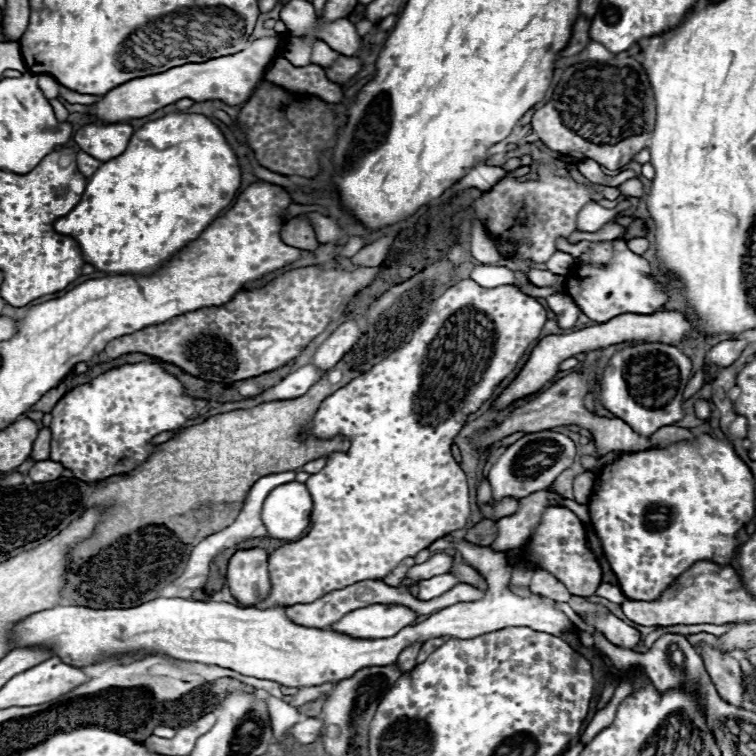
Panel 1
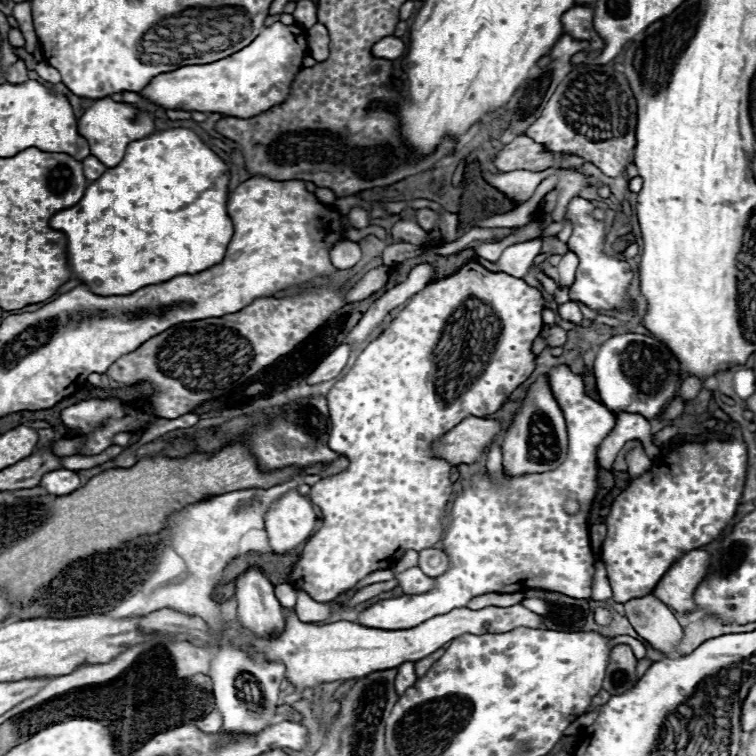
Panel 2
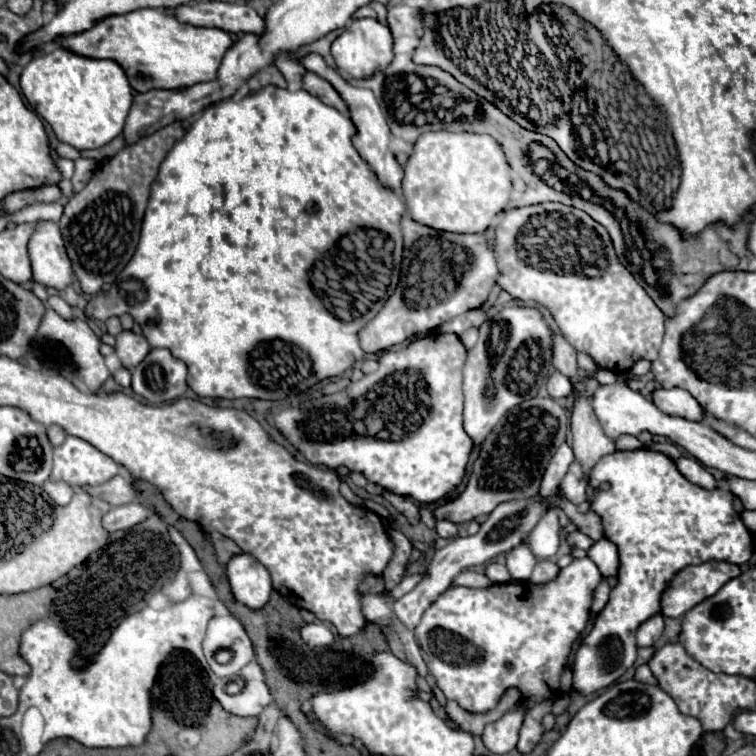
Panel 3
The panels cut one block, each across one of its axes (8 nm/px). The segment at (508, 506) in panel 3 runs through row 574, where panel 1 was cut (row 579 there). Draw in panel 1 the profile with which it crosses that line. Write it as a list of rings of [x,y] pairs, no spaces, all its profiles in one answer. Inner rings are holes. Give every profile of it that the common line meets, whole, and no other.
[[[440,574],[440,576],[428,578],[428,580],[420,580],[418,582],[418,588],[420,588],[418,598],[420,600],[432,600],[432,598],[448,592],[456,584],[458,584],[458,580],[452,574]]]

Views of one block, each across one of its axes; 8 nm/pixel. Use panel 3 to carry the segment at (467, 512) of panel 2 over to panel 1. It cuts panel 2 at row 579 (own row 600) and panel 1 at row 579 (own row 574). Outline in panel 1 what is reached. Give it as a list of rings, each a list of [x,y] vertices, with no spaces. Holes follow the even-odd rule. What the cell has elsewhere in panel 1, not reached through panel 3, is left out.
[[[548,506],[542,512],[538,528],[520,548],[518,564],[524,564],[526,568],[532,568],[532,570],[550,572],[570,590],[570,594],[576,594],[576,596],[592,596],[602,582],[602,568],[596,556],[592,554],[592,550],[588,548],[584,524],[572,510],[564,506]]]

